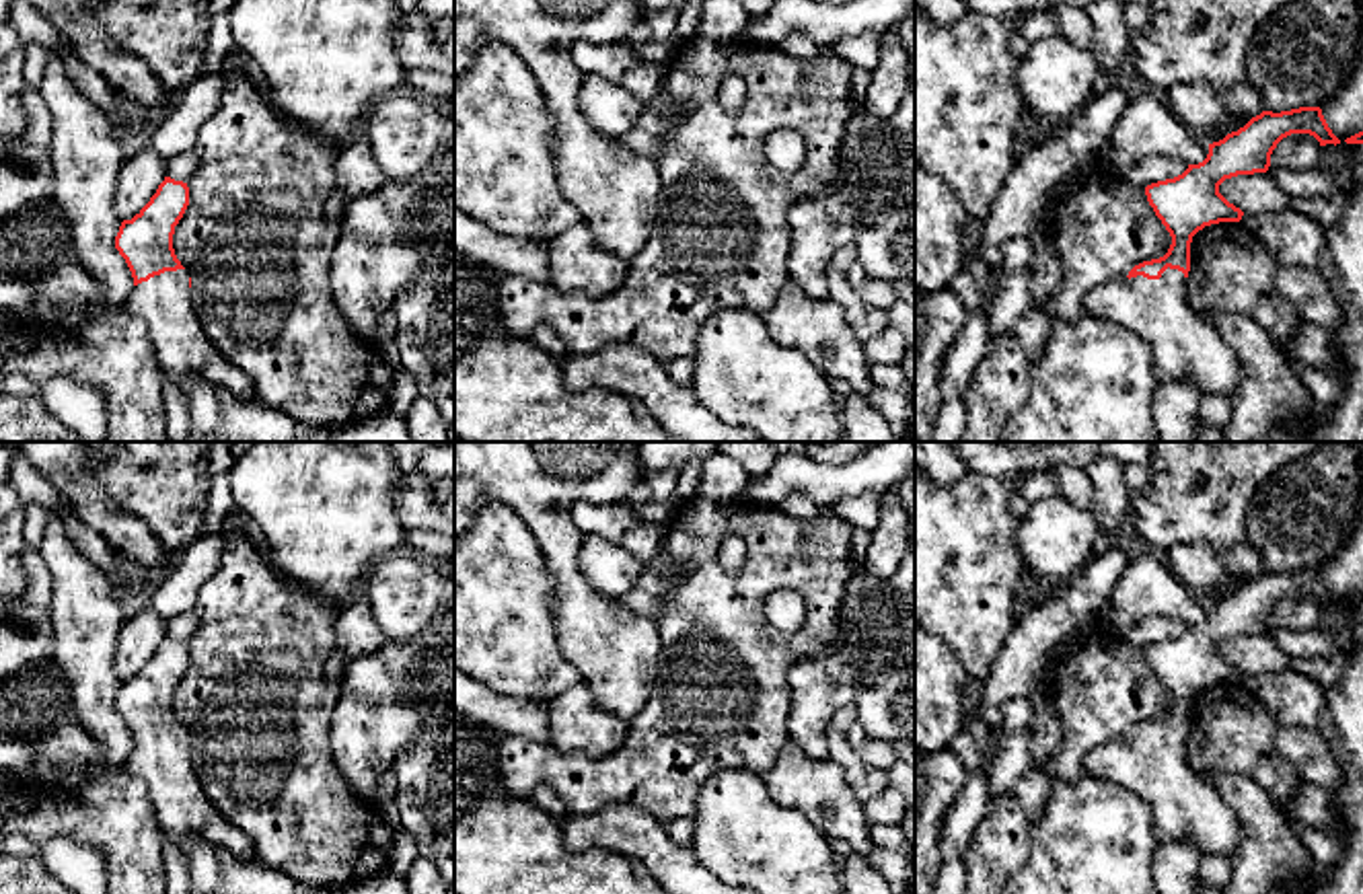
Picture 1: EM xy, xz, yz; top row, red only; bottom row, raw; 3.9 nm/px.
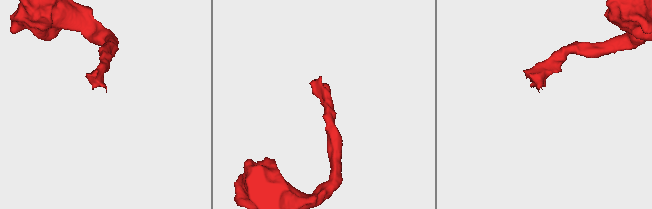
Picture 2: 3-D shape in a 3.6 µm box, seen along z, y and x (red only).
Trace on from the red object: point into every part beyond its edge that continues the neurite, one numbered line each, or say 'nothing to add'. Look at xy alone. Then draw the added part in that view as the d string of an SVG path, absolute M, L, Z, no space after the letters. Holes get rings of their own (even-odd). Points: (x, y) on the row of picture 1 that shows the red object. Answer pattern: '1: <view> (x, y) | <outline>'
1: xy (181, 348) | M185 269L164 271L138 284L125 310L146 321L162 376L177 384L199 376L241 399L255 399L253 380L232 366L204 333L191 304Z

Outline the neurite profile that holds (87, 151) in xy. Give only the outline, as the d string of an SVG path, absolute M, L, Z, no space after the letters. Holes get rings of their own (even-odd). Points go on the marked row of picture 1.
M66 51L49 53L39 92L53 117L53 203L70 226L76 263L99 282L107 306L125 306L136 286L115 249L121 226L115 193L132 144L121 134L117 115L78 90L68 74Z

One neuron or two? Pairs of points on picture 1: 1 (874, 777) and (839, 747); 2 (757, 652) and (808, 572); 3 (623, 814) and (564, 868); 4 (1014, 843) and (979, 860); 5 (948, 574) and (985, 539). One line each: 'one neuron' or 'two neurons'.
1: one neuron
2: one neuron
3: two neurons
4: one neuron
5: one neuron

